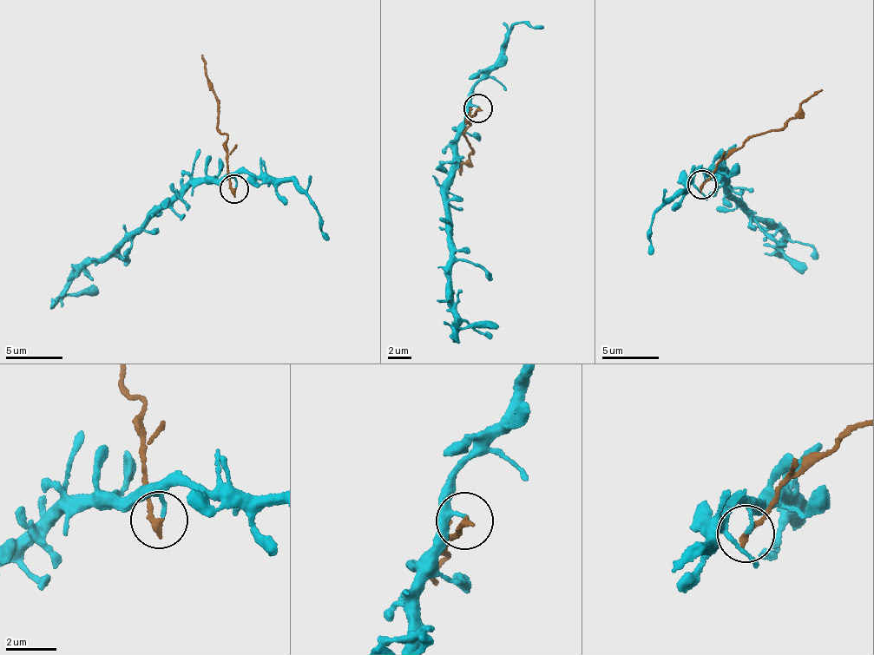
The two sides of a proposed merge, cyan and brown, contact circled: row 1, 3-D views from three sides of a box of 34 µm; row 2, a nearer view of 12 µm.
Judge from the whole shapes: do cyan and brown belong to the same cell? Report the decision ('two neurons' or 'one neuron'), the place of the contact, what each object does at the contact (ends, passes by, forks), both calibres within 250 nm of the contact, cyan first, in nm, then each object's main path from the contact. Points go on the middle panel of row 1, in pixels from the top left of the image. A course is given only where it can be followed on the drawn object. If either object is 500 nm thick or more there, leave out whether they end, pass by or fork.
two neurons | (477, 108) | cyan ends | brown ends | 140/260 nm | cyan via (479, 108), (471, 107), (463, 126), (447, 204), (454, 243), (449, 275), (460, 327), (499, 327) | brown via (476, 108), (469, 115), (471, 125), (466, 136), (471, 151), (461, 175)

